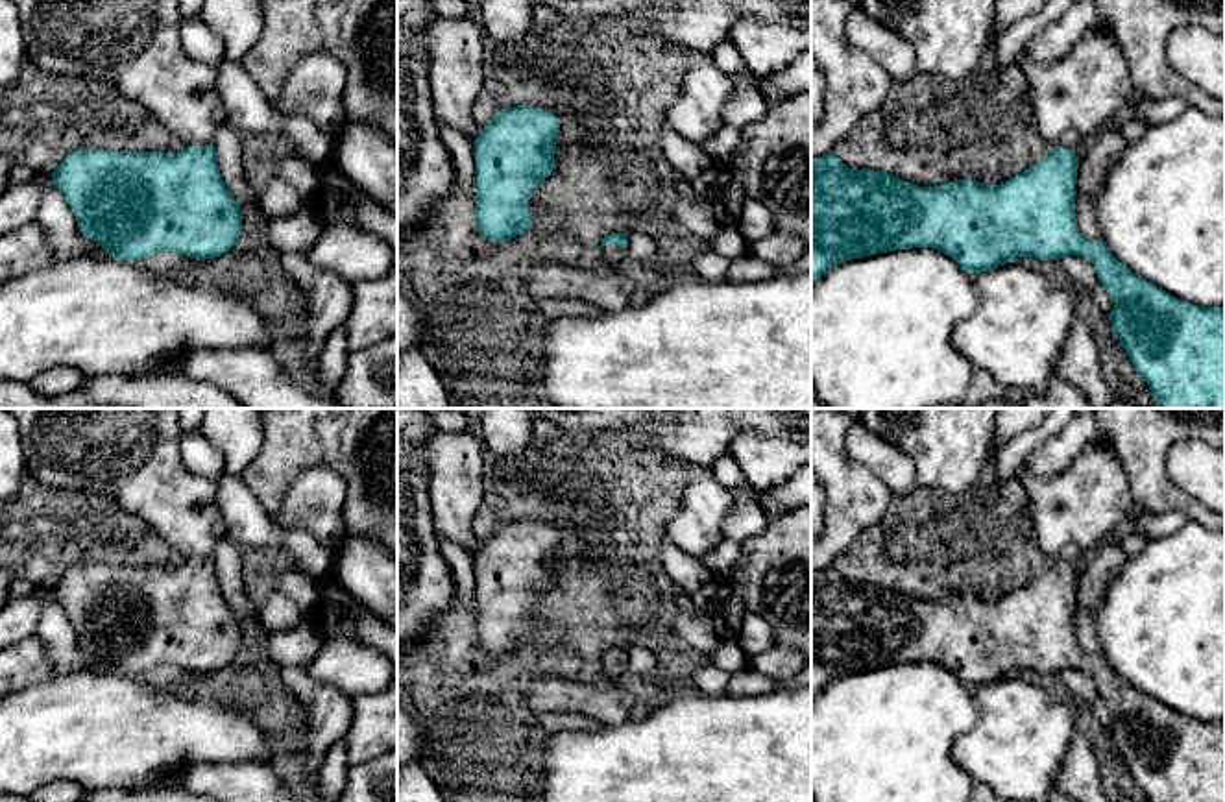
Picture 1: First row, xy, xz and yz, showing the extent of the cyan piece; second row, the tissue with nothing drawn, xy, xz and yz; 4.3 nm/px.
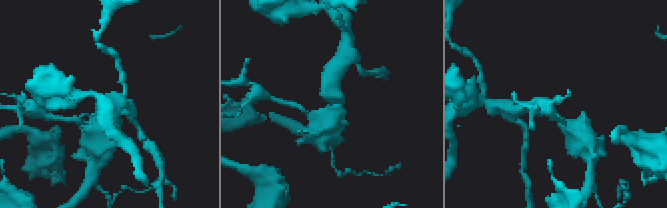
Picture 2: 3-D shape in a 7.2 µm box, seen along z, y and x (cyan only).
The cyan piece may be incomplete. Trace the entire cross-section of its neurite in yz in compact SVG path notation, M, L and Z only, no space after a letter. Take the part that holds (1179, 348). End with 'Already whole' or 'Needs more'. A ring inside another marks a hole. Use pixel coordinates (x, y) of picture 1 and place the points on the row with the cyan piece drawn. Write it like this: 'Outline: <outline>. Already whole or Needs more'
Outline: M1090 30L1057 61L1033 63L1020 52L1016 65L1024 70L1037 126L1053 148L1042 161L1005 183L983 185L966 177L940 187L918 187L887 172L850 168L835 152L811 159L811 285L844 261L913 248L939 249L972 275L1003 266L1014 257L1040 261L1083 257L1094 264L1098 281L1114 301L1114 310L1109 314L1114 336L1147 383L1155 405L1158 408L1225 408L1225 309L1177 299L1125 268L1103 240L1088 240L1077 227L1077 146L1092 140L1118 109L1146 98L1133 85L1118 43L1101 30Z. Needs more

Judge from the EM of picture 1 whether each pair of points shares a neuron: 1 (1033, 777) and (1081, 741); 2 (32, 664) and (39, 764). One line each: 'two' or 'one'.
1: two
2: two

